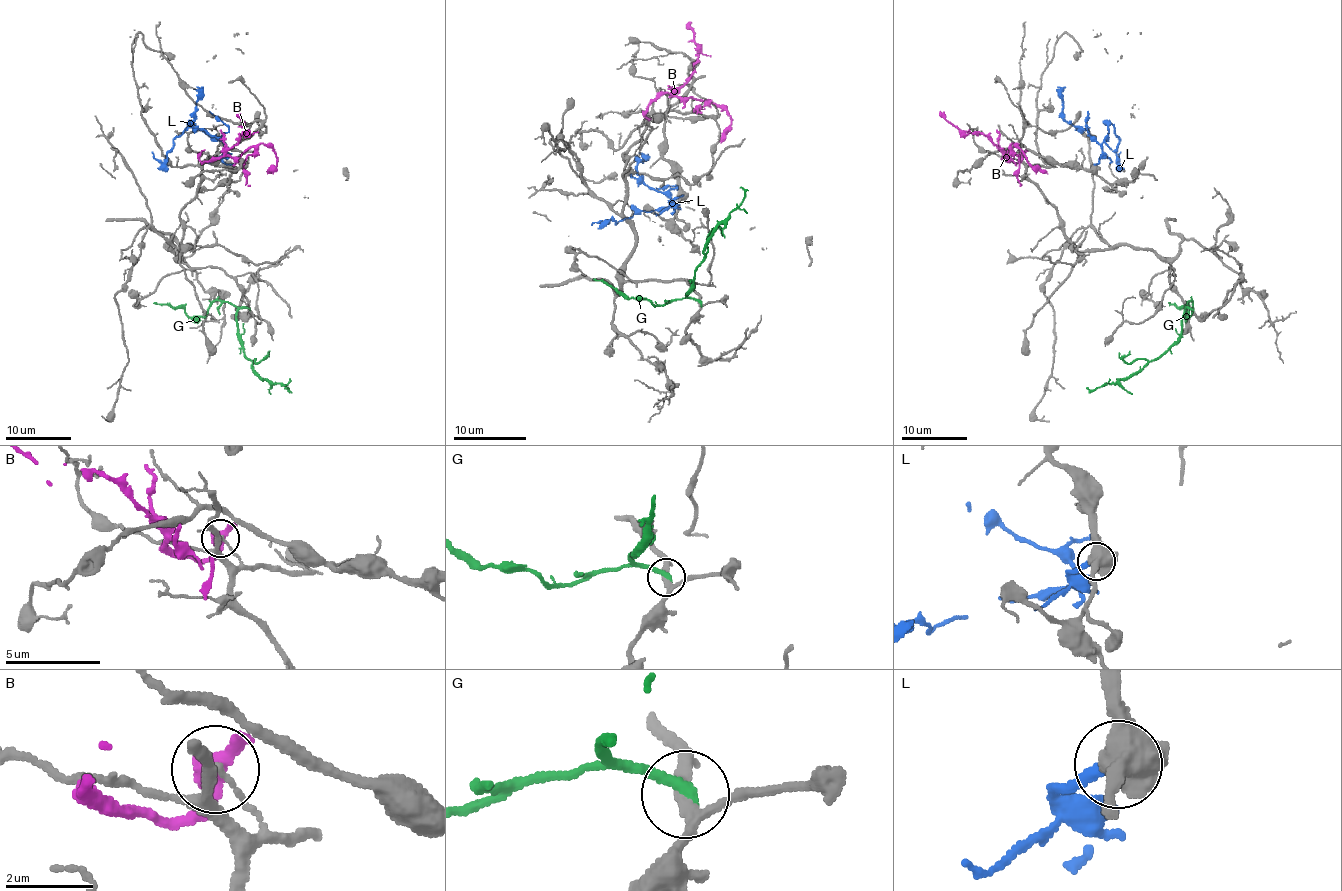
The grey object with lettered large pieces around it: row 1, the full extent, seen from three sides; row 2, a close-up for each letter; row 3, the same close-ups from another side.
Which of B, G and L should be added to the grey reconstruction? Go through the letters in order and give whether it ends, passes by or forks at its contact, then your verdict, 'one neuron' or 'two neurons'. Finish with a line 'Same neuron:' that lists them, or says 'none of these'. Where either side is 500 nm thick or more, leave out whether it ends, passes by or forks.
B: two neurons
G: it ends | two neurons
L: two neurons
Same neuron: none of these

